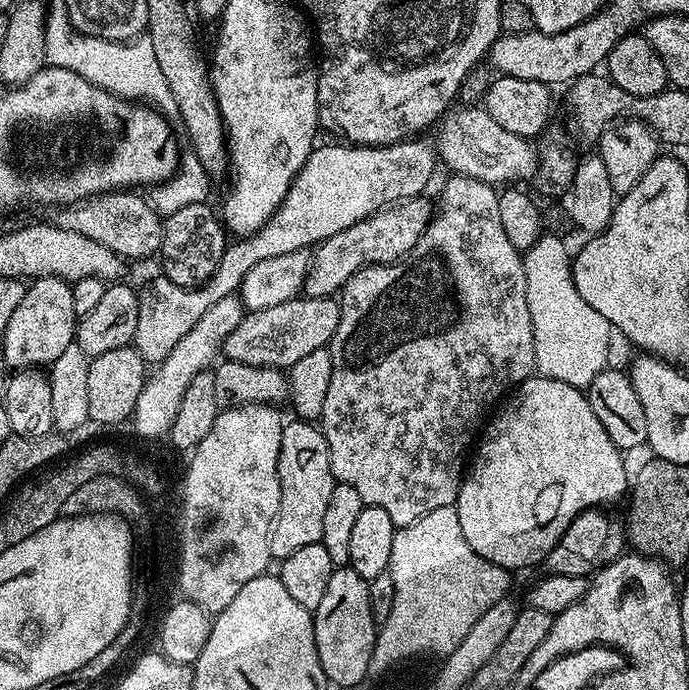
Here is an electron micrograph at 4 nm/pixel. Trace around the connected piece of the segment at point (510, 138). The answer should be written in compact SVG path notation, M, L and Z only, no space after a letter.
M483 107L462 108L461 112L453 111L439 125L440 137L434 140L439 159L443 167L445 164L449 168L449 173L469 176L493 186L508 186L513 183L511 180L528 180L535 174L536 152L525 137L502 130L502 126L498 126Z

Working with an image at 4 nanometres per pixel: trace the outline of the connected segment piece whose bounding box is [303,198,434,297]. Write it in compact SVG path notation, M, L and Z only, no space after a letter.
M415 198L389 204L382 211L315 245L308 265L308 277L304 279L303 295L335 297L359 268L387 266L403 261L432 221L434 204L426 199Z

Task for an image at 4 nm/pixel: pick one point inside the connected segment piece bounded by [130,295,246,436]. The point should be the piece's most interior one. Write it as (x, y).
(158, 404)

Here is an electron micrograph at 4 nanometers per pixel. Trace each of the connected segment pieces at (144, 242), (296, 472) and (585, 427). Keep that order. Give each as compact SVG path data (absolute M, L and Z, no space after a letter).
M128 190L107 192L61 211L64 213L56 218L56 222L61 228L74 230L75 233L106 246L115 256L125 261L155 257L161 246L163 221L147 199L138 195L140 194Z
M285 423L278 454L280 509L276 511L272 532L268 535L270 554L276 562L285 560L287 556L294 554L294 550L302 550L302 546L320 543L326 506L330 506L330 494L334 494L336 485L324 433L315 423L295 423Z
M533 374L511 389L510 395L499 405L499 408L500 413L496 417L493 415L487 421L486 427L475 445L474 455L471 457L470 463L467 465L460 481L458 498L454 505L458 514L458 523L462 526L462 538L466 538L470 550L474 550L474 554L486 558L492 564L497 564L509 570L528 568L531 564L540 566L543 565L546 554L550 554L550 550L554 550L554 546L560 541L562 534L566 534L570 522L574 522L574 518L578 513L587 512L597 506L604 506L607 500L616 500L620 495L623 497L629 491L630 472L624 469L624 460L620 457L623 456L621 449L616 447L616 444L610 438L610 434L606 434L602 422L598 422L598 414L594 414L587 395L581 389L570 386L566 382L558 382L554 378Z

